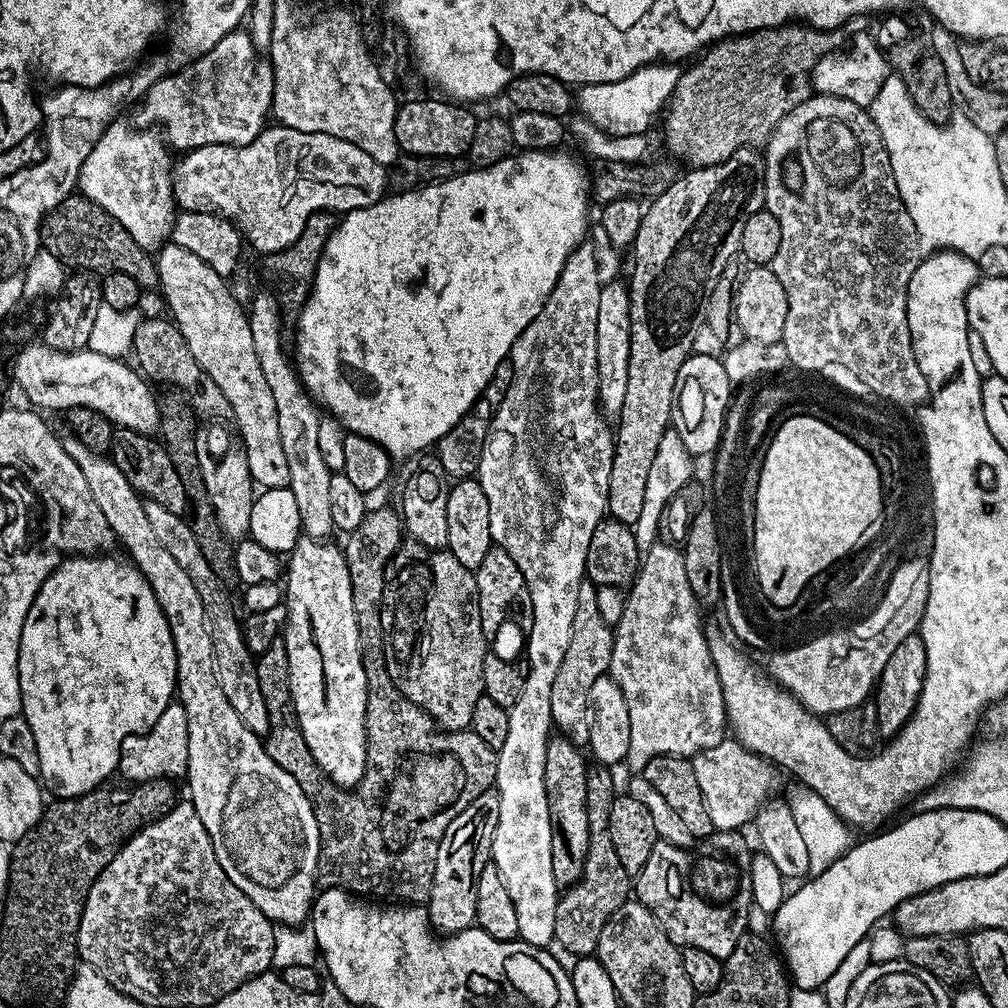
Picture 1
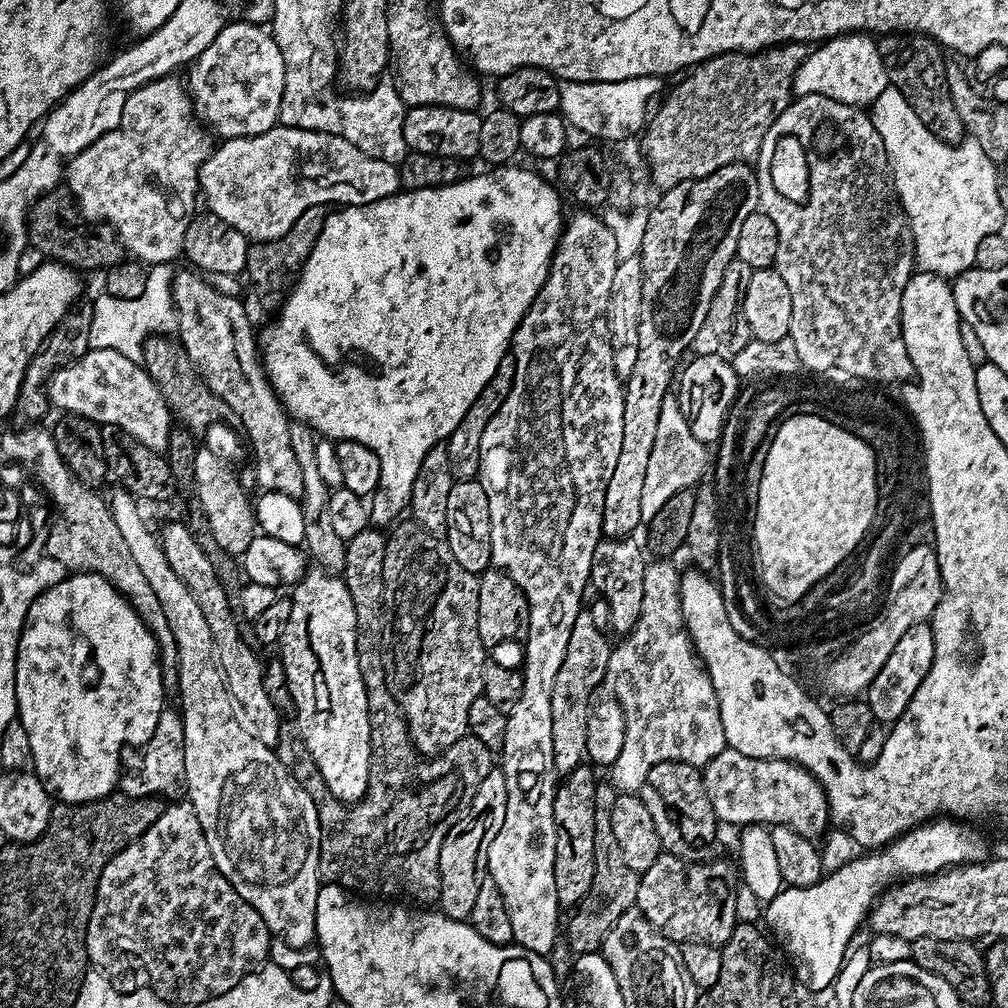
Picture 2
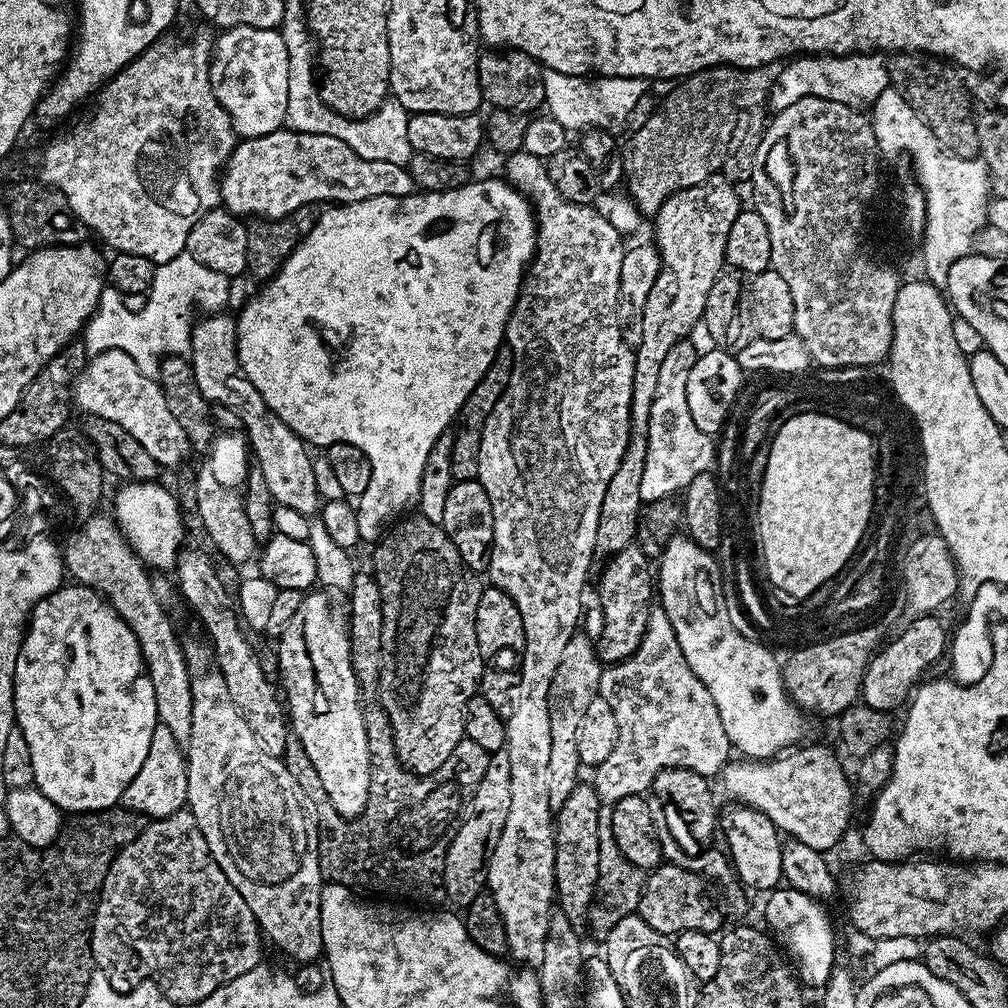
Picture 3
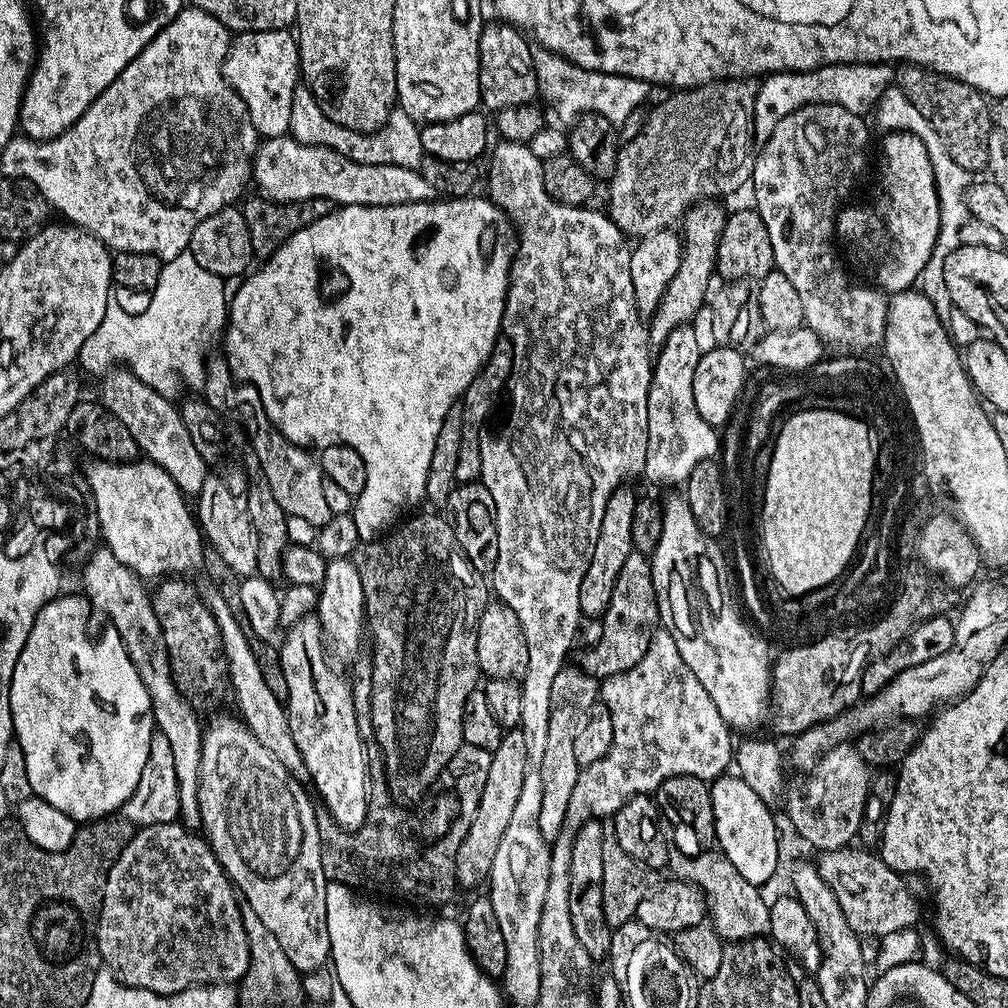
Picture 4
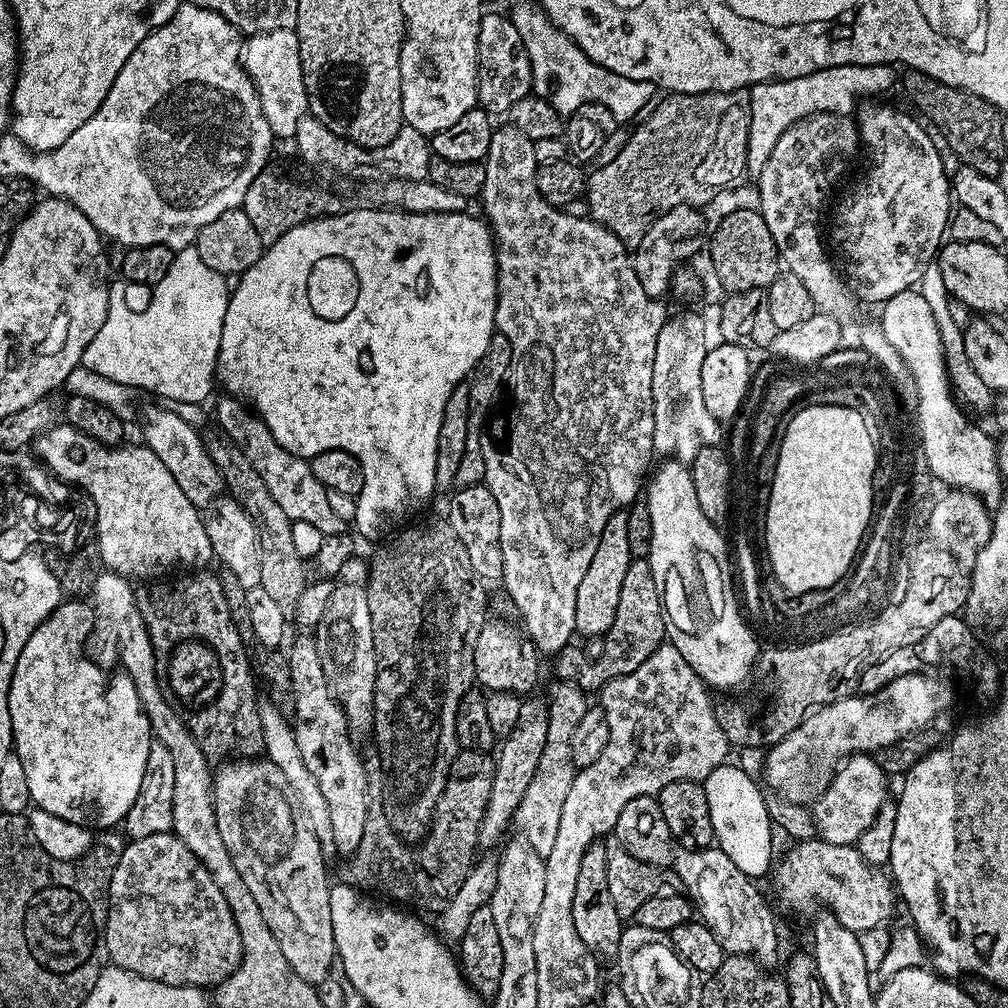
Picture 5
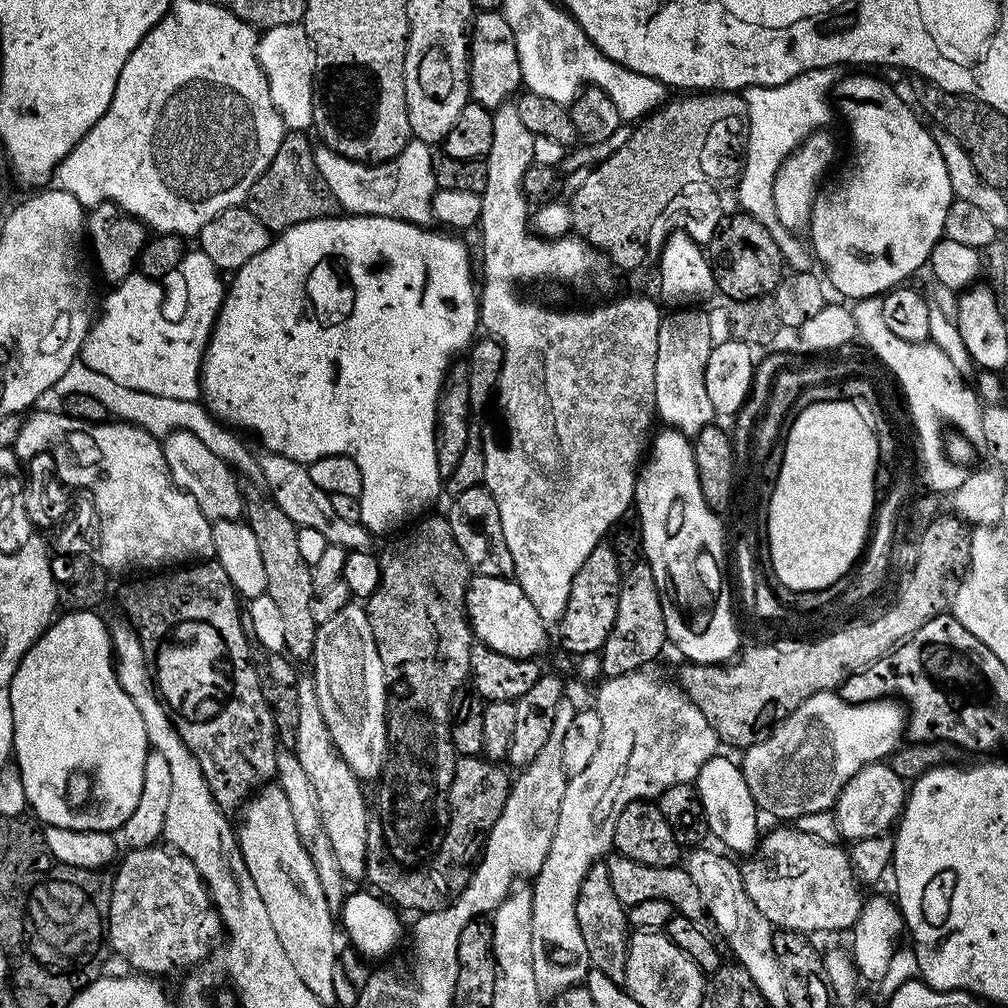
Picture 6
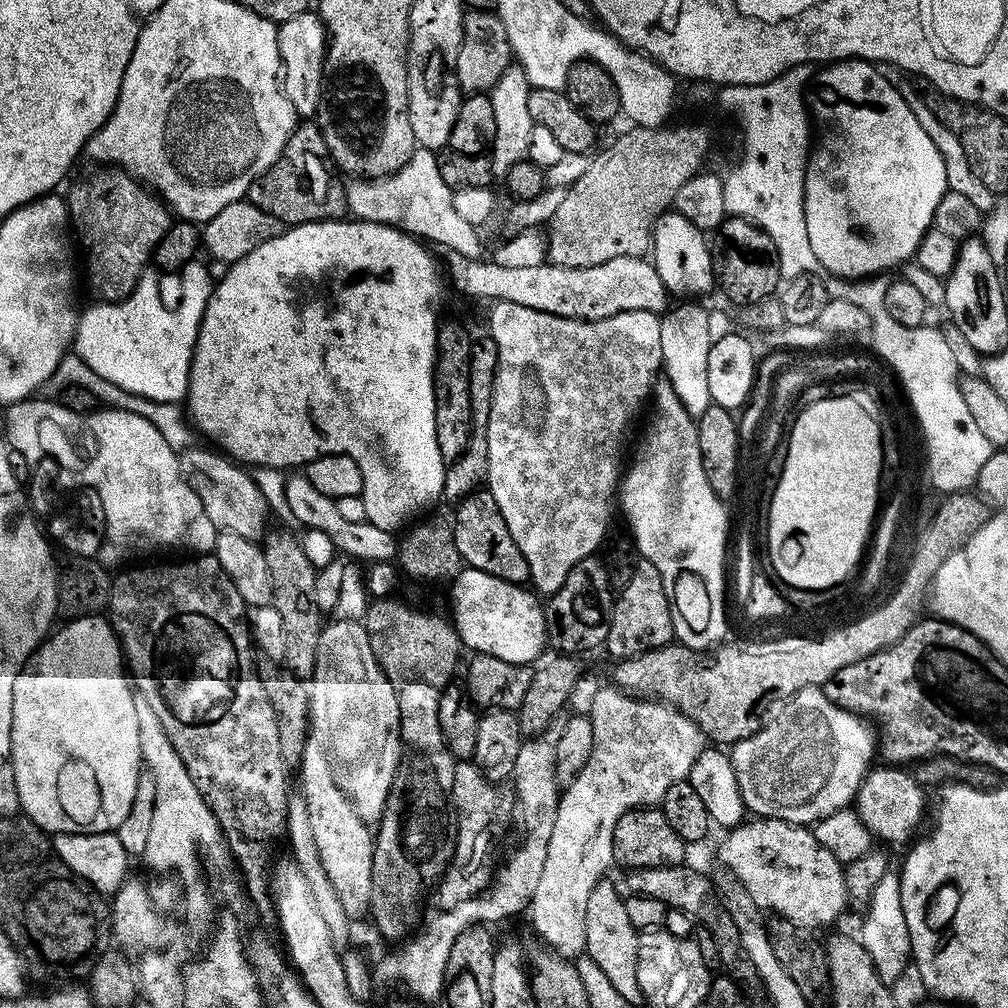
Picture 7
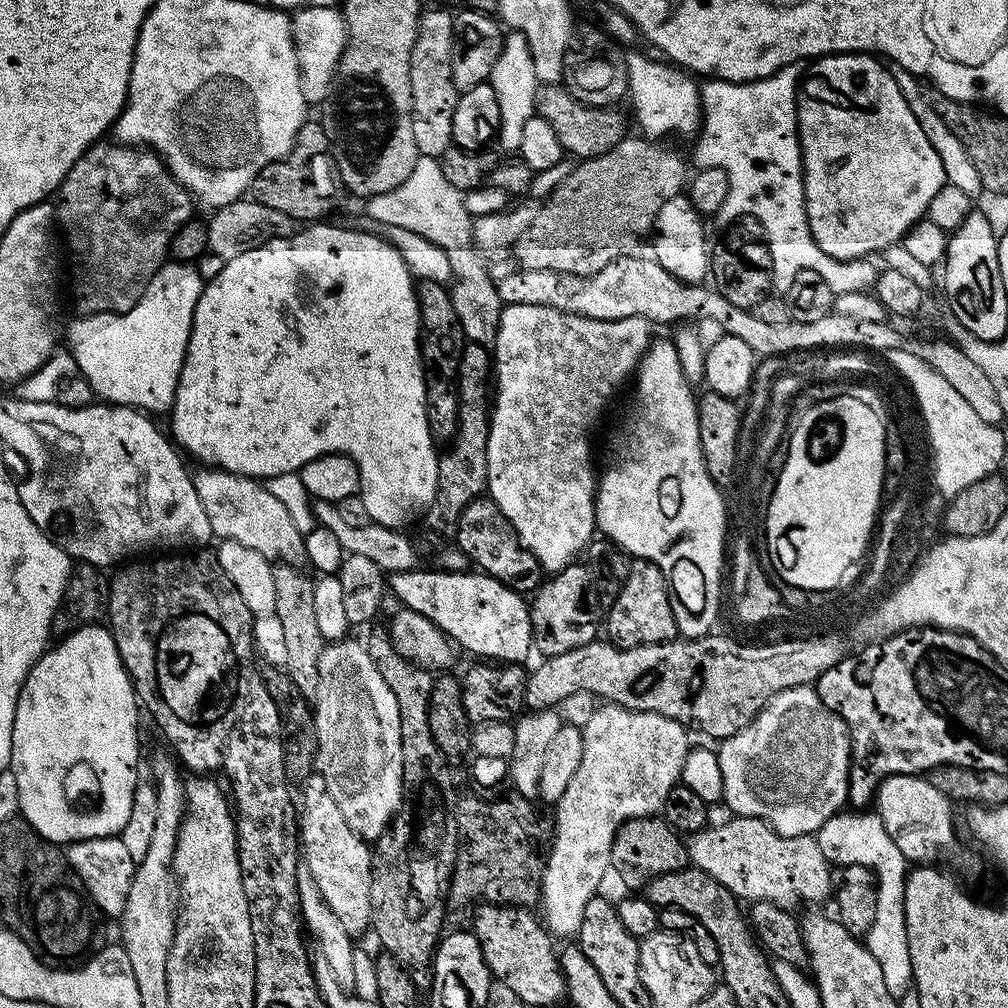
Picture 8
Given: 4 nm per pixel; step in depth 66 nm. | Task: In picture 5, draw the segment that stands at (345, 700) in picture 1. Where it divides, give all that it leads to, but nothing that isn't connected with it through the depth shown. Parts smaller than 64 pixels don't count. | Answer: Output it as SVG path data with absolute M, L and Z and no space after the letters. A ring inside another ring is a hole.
M315 639L298 641L287 657L296 703L294 727L298 750L302 750L302 759L310 774L314 774L326 798L326 810L330 810L330 827L334 830L337 853L351 854L358 848L358 842L362 842L362 834L366 830L370 776L361 753L352 745L353 737L340 703L328 689Z

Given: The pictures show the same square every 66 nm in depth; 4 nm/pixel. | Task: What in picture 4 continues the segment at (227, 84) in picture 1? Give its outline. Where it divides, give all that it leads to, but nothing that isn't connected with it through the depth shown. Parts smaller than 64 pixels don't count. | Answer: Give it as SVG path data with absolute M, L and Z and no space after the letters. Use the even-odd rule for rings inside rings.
M288 30L269 32L242 32L229 43L224 59L224 76L228 85L242 98L261 137L282 136L290 126L290 104L294 102L294 90L301 83L300 48L296 37Z

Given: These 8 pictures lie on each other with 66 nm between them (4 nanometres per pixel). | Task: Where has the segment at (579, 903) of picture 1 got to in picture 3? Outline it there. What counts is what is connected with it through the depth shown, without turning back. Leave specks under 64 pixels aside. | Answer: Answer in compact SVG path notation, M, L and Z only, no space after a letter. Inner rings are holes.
M601 807L598 814L598 886L588 911L587 927L589 929L593 928L600 935L600 938L607 937L608 932L614 930L614 926L618 926L618 922L622 922L622 918L633 915L639 909L645 879L645 869L634 866L634 862L630 862L626 858L626 854L622 854L622 850L618 850L618 842L614 842L611 807Z

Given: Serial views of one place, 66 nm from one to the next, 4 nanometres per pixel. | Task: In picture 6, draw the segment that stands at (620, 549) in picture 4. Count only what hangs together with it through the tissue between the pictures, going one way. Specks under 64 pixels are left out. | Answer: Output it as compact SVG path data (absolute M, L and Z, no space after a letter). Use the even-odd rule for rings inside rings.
M608 542L594 546L594 550L590 550L590 558L582 562L582 570L578 570L570 586L570 598L566 602L564 617L558 621L560 644L566 651L575 652L577 657L581 657L587 652L600 652L603 649L618 614L621 579L622 569L615 547Z

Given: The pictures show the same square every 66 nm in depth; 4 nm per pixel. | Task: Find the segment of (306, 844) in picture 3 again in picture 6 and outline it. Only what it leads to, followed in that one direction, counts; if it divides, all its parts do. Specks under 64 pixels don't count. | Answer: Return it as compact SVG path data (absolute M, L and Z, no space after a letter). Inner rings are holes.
M269 782L263 788L256 789L244 801L242 807L239 809L238 815L240 815L240 828L238 824L238 827L235 829L235 834L236 840L240 844L240 853L246 862L246 870L250 870L250 878L254 882L254 886L258 886L258 894L262 894L262 902L266 906L266 911L270 913L270 922L274 926L274 931L278 934L278 938L286 950L286 955L290 958L290 962L293 964L298 978L302 978L302 982L306 982L306 987L314 993L314 998L321 1000L325 1006L335 1005L335 982L338 979L338 973L336 973L336 932L338 936L338 924L334 919L334 910L329 907L326 902L326 896L322 894L322 884L318 882L318 870L314 870L314 862L310 862L310 854L306 850L304 843L298 838L298 826L294 826L294 814L290 811L290 801L286 798L283 790L281 790L279 783Z

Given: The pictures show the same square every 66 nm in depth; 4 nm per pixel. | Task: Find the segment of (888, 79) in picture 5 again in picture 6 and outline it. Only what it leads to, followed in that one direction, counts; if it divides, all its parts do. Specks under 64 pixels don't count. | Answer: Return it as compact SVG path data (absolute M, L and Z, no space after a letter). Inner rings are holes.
M819 68L806 70L806 74L798 74L798 78L790 78L790 82L782 82L782 86L769 88L745 88L742 95L748 107L750 126L748 127L748 150L744 158L744 166L738 177L740 189L736 196L740 199L739 207L748 212L762 226L772 230L774 242L778 242L784 263L789 269L804 270L809 267L810 252L793 234L780 224L778 214L774 210L774 178L786 157L795 150L812 132L821 131L831 116L830 97L833 95L838 72L836 68Z

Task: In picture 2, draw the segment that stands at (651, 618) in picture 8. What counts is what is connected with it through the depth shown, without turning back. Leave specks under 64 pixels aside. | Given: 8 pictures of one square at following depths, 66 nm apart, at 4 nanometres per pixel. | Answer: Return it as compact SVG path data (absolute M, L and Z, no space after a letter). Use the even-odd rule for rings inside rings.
M601 538L594 550L592 559L591 587L597 588L599 599L609 604L609 622L611 631L623 638L638 622L638 614L642 612L642 589L646 579L649 561L644 560L645 549L636 538Z

